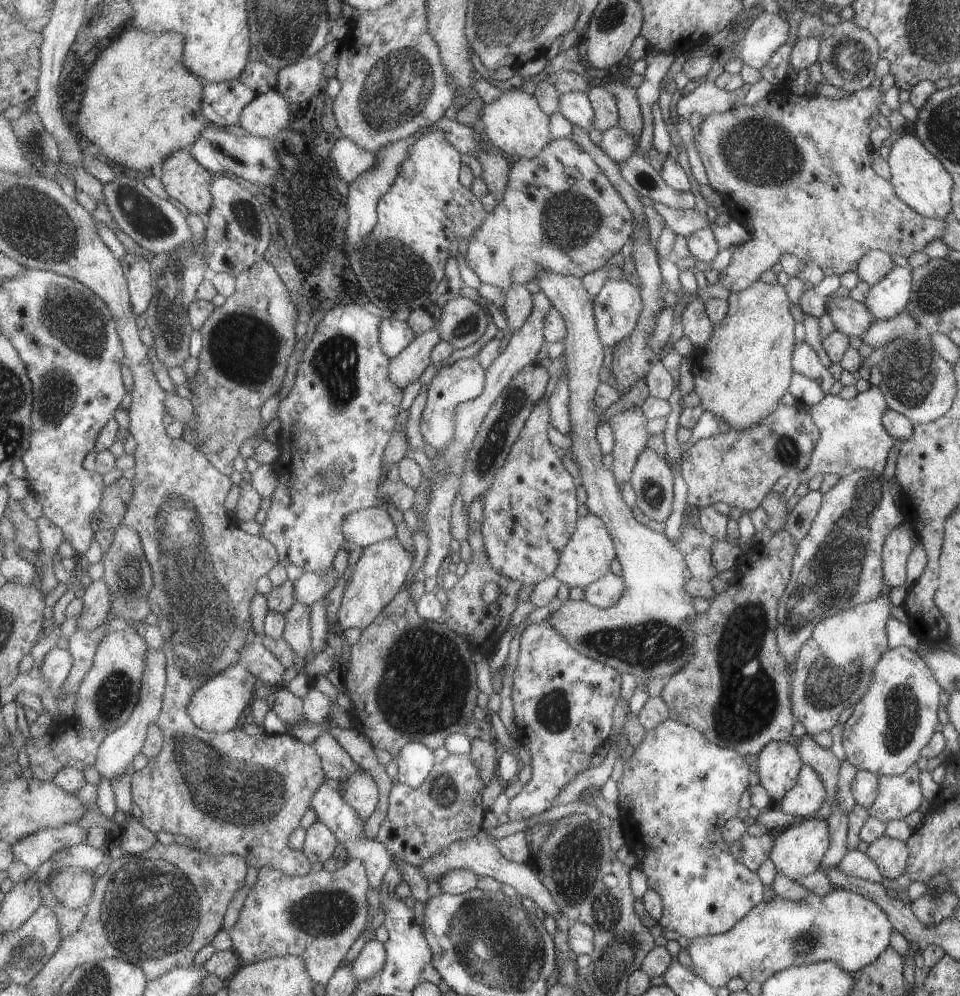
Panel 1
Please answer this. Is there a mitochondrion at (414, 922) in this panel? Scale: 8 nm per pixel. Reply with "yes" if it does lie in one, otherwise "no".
no

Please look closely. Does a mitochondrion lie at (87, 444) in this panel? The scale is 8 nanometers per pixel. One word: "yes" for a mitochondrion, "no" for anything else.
no

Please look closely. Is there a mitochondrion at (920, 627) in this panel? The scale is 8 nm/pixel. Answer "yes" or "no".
no

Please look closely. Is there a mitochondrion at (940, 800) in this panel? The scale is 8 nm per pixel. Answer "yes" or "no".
no

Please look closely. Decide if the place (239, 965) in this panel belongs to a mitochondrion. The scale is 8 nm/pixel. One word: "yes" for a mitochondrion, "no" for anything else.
no

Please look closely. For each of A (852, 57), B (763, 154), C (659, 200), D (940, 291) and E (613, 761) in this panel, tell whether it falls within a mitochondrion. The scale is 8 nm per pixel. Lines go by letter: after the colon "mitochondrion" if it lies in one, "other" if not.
A: mitochondrion
B: mitochondrion
C: other
D: mitochondrion
E: other

